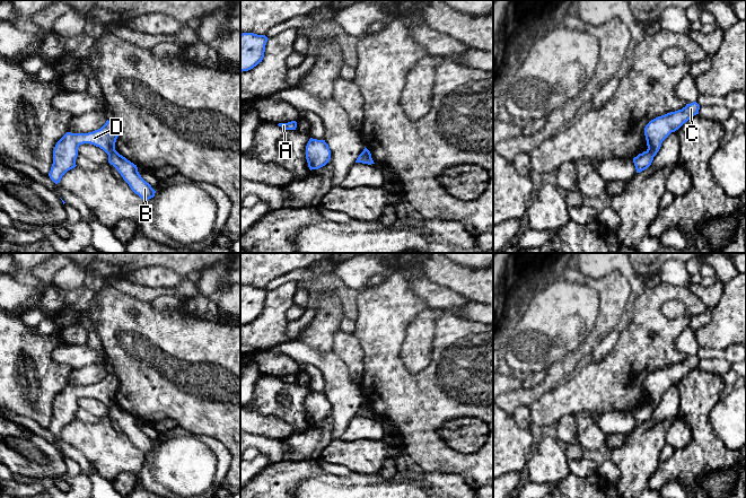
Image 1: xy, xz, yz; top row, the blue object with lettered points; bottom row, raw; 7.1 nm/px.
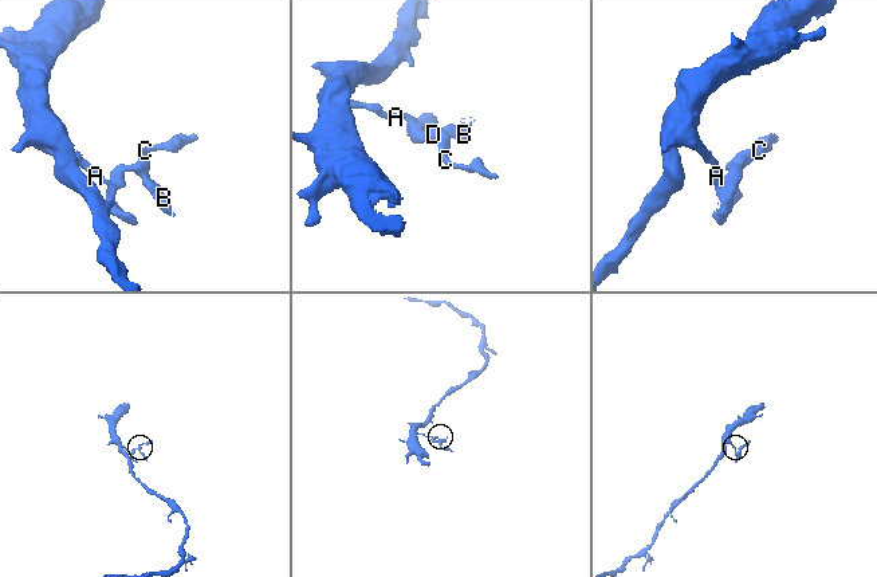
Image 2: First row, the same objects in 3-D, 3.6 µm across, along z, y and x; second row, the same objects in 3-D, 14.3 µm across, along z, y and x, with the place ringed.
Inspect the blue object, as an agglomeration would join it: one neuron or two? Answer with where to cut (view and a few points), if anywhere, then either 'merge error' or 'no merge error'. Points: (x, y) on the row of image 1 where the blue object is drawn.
cut xy (115, 150), (108, 155); merge error

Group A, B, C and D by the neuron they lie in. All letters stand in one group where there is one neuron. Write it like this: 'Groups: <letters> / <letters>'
Groups: A C D / B

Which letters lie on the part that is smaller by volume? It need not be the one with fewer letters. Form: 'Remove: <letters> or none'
Remove: B

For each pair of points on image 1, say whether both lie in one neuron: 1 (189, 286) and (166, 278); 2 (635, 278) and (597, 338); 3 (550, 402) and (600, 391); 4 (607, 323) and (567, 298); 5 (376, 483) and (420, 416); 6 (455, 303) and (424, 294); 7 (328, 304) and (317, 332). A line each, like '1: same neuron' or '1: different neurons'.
1: different neurons
2: different neurons
3: same neuron
4: different neurons
5: different neurons
6: same neuron
7: same neuron

